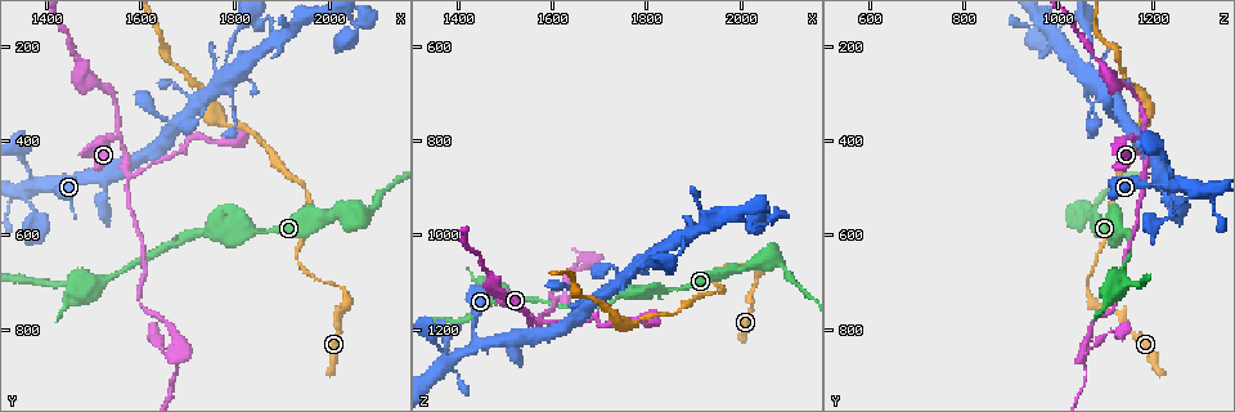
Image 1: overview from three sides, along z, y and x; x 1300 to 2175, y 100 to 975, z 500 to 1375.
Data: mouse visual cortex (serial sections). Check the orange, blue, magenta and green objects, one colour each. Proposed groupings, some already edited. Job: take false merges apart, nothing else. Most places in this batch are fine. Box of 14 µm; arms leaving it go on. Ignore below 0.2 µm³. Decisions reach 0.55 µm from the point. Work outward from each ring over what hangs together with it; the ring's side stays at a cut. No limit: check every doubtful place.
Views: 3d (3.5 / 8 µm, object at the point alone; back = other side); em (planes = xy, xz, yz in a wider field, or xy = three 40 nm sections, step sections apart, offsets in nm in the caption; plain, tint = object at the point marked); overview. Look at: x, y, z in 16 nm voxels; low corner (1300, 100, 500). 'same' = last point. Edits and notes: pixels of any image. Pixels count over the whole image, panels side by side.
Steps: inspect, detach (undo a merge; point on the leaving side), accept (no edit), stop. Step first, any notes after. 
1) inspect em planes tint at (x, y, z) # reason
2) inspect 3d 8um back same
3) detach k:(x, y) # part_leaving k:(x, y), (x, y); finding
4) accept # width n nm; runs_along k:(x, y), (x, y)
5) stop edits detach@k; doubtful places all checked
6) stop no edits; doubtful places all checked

inspect 3d 3.5um at (1560, 425, 1185) # thin neck

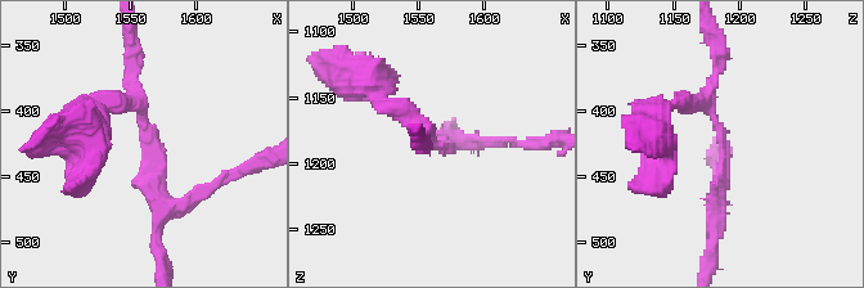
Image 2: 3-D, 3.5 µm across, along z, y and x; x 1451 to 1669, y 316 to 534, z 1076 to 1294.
inspect em xy step 2 tint at (1566, 420, 1186) # arms 3; arm_widths 150, 200, 250 nm

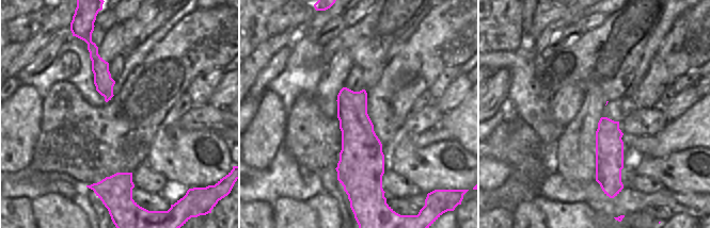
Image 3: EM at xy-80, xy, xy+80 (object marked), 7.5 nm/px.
accept # runs_along 3:(93, 49), (108, 97); continuous, no second cell

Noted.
inspect 3d 3.5um at (1575, 465, 1180) # thin neck

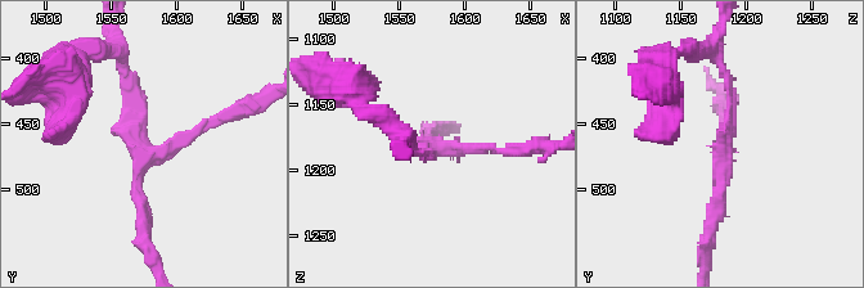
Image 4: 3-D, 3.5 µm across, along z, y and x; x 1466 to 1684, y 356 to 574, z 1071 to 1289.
inspect em xy step 1 tint at (1574, 470, 1186) # arms 3; arm_widths 150, 150, 200 nm; shape alone is not enough

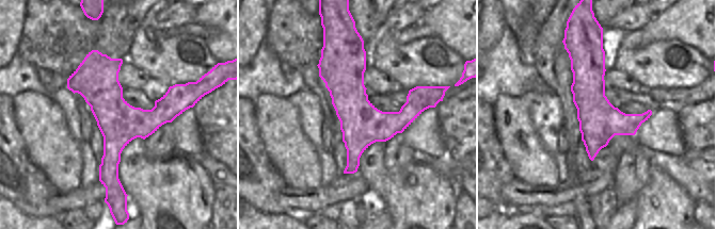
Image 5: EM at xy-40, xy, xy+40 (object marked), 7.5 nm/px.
accept # runs_along 4:(124, 68), (135, 91), (143, 234); all the same cell

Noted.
inspect 3d 3.5um at (1675, 845, 1050) # sharp bend

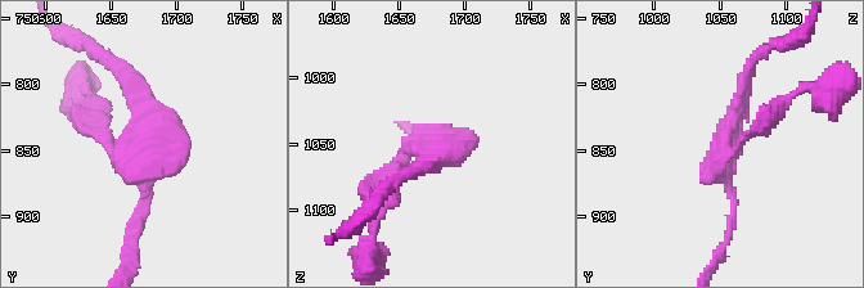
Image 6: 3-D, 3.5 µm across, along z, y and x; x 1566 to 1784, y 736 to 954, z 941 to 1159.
inspect em xy step 3 tint at (1678, 846, 1052) # now the EM

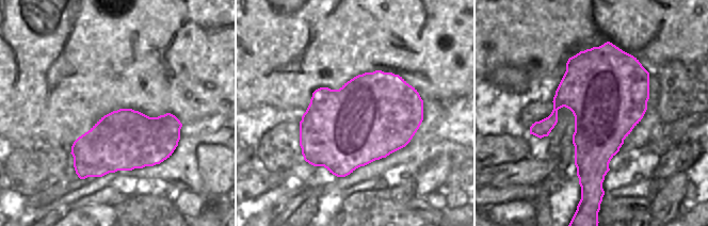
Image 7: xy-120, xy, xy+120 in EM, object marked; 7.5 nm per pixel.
accept # runs_along 6:(126, 73), (153, 144), (113, 152), (90, 129); one cell here

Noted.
stop no edits; doubtful places all checked

